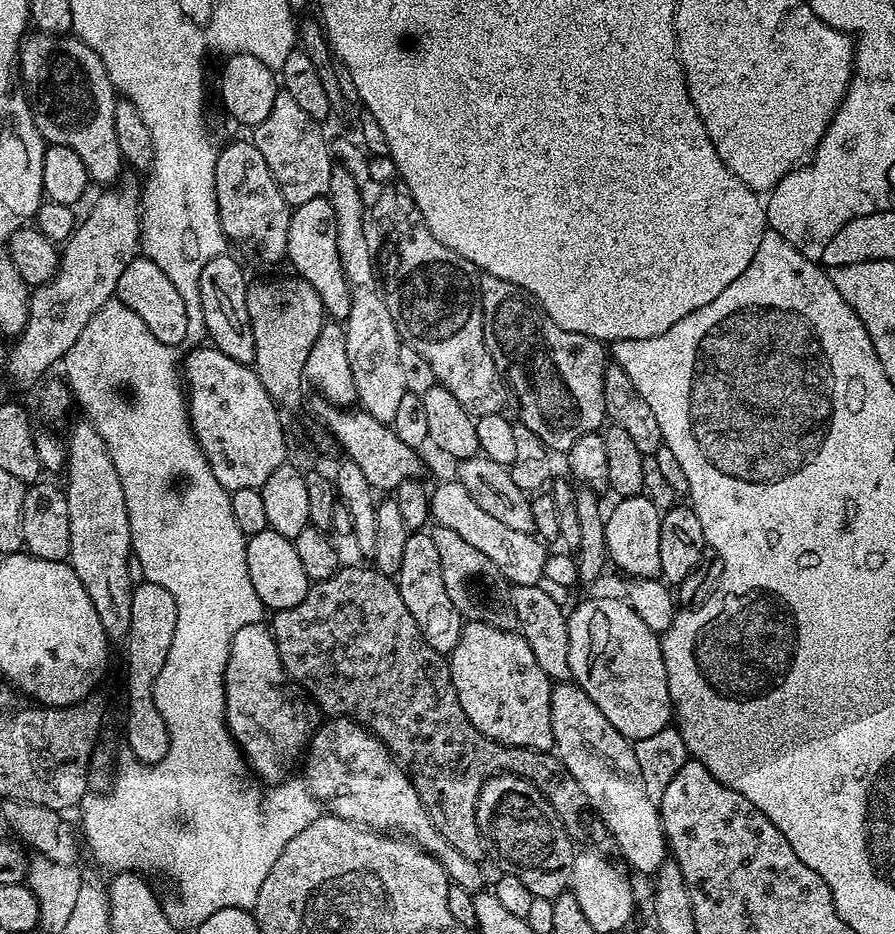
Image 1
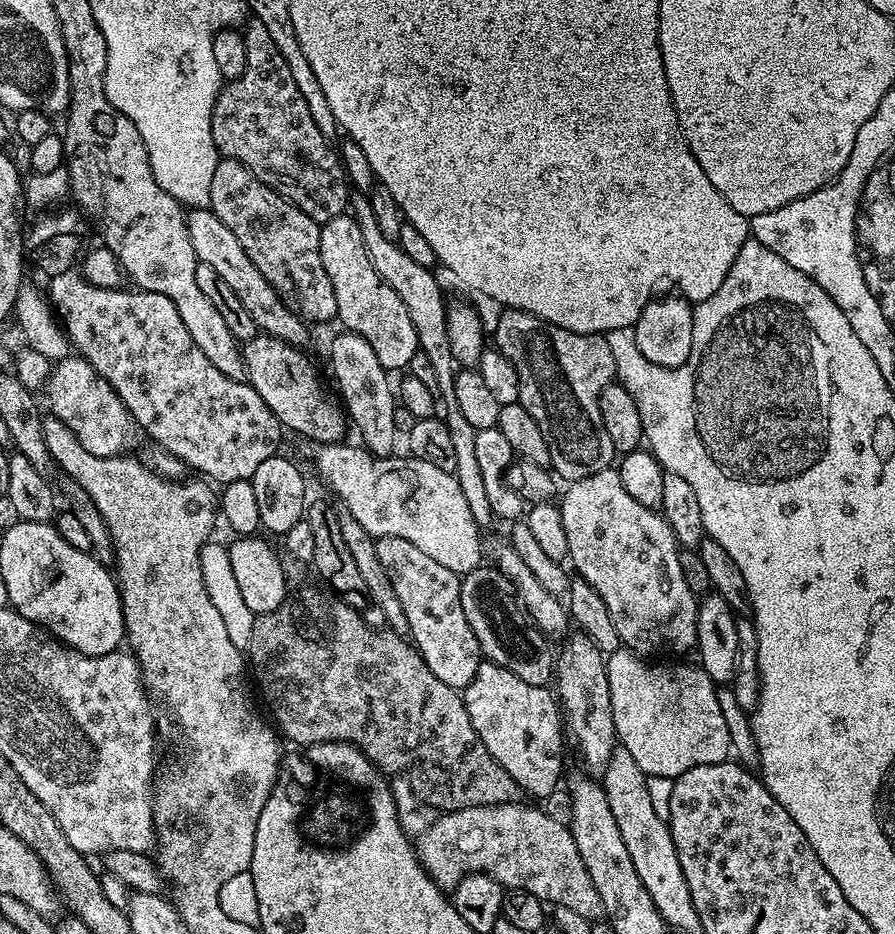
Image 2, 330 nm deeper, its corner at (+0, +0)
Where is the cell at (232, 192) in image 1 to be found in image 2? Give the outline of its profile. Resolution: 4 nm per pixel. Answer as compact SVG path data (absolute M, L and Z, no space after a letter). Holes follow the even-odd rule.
M223 158L217 159L214 166L210 207L234 230L238 242L242 242L242 250L250 254L250 262L262 270L266 282L274 286L290 311L313 325L337 319L334 286L326 278L326 266L322 266L320 225L314 218L302 214L281 192L254 178L242 162Z

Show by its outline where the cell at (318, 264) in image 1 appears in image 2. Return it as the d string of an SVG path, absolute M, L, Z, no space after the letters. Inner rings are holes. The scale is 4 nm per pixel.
M351 214L330 218L320 225L320 253L322 266L326 266L326 278L330 278L330 286L334 286L339 323L344 323L347 331L366 338L384 368L407 369L410 358L414 358L420 346L418 334L410 322L410 314L406 314L406 306L402 306L402 298L378 278L378 270L374 270L370 254L366 254L362 230L358 230L358 222Z

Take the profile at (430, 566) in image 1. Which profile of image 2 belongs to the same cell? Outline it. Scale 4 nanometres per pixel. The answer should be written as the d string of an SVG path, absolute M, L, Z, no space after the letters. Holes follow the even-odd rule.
M379 537L376 549L390 577L390 586L394 586L398 602L402 602L408 623L407 635L420 651L420 657L430 666L434 678L446 682L446 686L457 690L467 688L482 663L482 653L478 638L474 630L470 630L470 622L466 622L466 613L462 611L461 577L434 562L430 554L418 550L418 546L406 542L406 538Z

